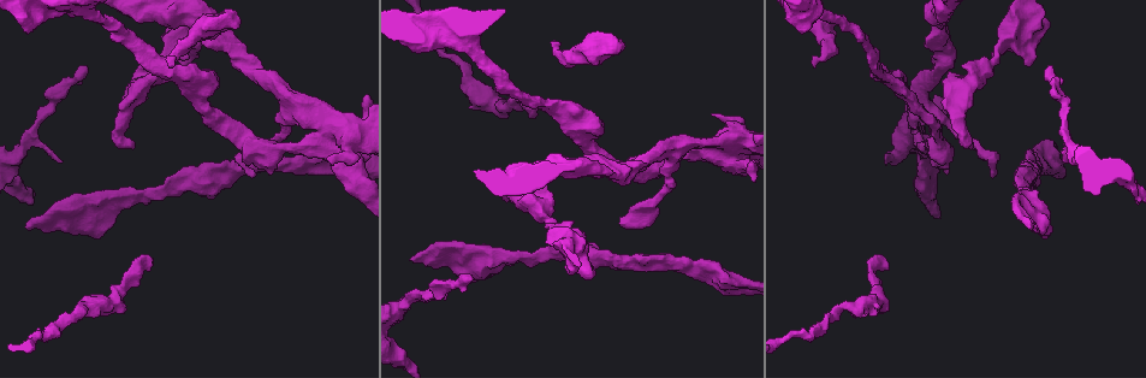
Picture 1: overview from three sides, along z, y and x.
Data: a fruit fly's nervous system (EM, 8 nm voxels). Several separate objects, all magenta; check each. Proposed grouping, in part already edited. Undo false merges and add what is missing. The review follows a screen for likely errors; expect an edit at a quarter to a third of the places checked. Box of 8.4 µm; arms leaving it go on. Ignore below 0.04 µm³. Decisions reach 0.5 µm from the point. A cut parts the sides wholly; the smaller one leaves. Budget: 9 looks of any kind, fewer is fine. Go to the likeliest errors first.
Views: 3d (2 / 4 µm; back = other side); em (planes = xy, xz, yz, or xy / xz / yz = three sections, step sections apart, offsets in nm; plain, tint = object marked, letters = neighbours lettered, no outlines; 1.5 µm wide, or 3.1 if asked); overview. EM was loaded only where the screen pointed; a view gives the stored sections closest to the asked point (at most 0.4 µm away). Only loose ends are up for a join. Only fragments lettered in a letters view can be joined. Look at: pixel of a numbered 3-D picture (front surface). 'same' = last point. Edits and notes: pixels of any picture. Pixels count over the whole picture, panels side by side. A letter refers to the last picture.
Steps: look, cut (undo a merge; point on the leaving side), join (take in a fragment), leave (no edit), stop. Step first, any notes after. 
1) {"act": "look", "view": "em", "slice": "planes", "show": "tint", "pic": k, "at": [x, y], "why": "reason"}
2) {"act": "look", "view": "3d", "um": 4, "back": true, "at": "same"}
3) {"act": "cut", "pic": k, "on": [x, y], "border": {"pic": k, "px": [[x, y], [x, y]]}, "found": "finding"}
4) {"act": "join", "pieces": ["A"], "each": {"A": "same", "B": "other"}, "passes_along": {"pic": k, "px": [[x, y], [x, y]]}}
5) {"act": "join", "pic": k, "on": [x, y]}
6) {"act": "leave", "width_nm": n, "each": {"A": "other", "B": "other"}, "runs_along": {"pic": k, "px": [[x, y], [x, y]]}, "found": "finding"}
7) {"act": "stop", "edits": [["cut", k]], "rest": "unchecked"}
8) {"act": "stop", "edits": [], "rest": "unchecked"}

{"act": "look", "view": "em", "slice": "planes", "show": "tint", "pic": 1, "at": [132, 148], "why": "an open end"}

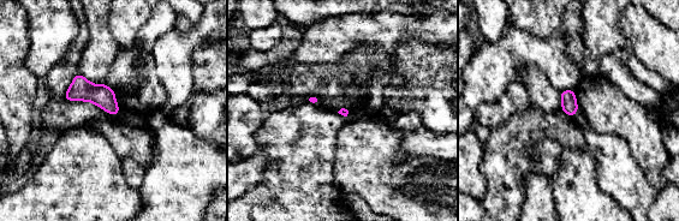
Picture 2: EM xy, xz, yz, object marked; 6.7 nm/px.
{"act": "look", "view": "em", "slice": "planes", "show": "letters", "at": "same"}

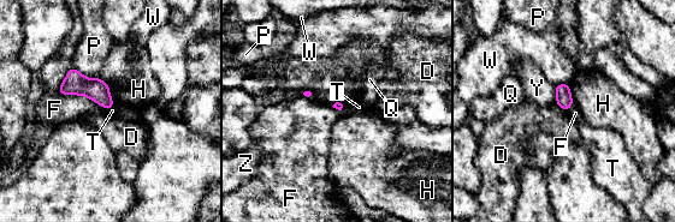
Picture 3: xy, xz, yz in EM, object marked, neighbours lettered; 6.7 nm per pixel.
{"act": "leave", "longest_contact_nm": ["F", 360], "each": {"D": "other", "F": "other", "H": "other", "P": "other", "Q": "other", "T": "other", "W": "other", "Y": "other", "Z": "other"}, "border": {"pic": 3, "px": [[58, 91], [84, 95], [107, 110]]}, "found": "none of them fits"}

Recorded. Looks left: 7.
{"act": "look", "view": "em", "slice": "planes", "show": "letters", "pic": 1, "at": [467, 279], "why": "free end"}

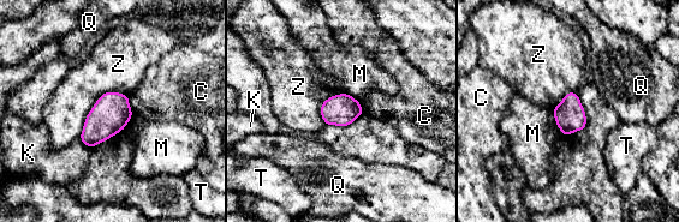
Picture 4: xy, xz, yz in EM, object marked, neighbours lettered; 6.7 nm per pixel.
{"act": "leave", "longest_contact_nm": ["Z", 440], "each": {"C": "other", "K": "other", "M": "other", "Q": "other", "T": "other", "Z": "other"}, "border": {"pic": 4, "px": [[127, 95], [105, 91], [78, 137]]}, "found": "no lettered fragment goes on from it"}

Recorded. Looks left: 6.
{"act": "look", "view": "3d", "um": 2, "pic": 1, "at": [170, 65], "why": "an open end"}

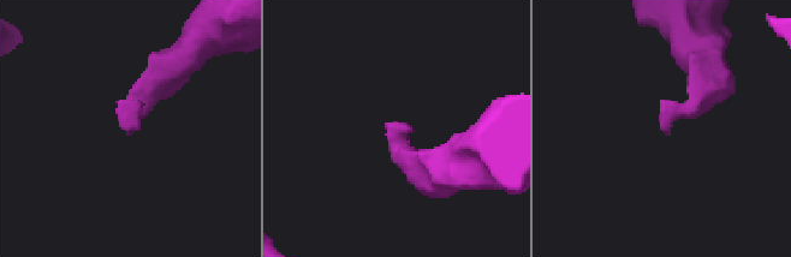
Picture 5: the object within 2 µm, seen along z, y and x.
{"act": "look", "view": "em", "slice": "yz", "step": 8, "show": "tint", "pic": 5, "at": [665, 133], "why": "need the tissue"}

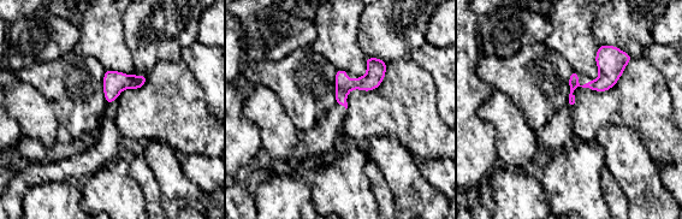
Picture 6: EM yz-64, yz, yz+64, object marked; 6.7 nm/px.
{"act": "look", "view": "em", "slice": "planes", "show": "letters", "at": "same"}

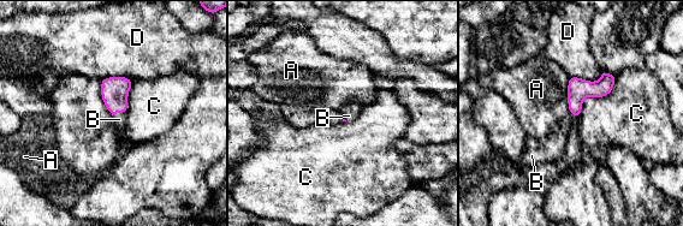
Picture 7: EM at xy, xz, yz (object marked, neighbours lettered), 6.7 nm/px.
{"act": "join", "pieces": ["B"], "each": {"A": "other", "B": "same", "C": "other", "D": "other"}, "passes_along": {"pic": 7, "px": [[114, 90], [118, 111], [119, 119]]}, "found": "the neuron continues"}

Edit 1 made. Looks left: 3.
{"act": "look", "view": "3d", "um": 4, "pic": 1, "at": [946, 73], "why": "branch stops here"}

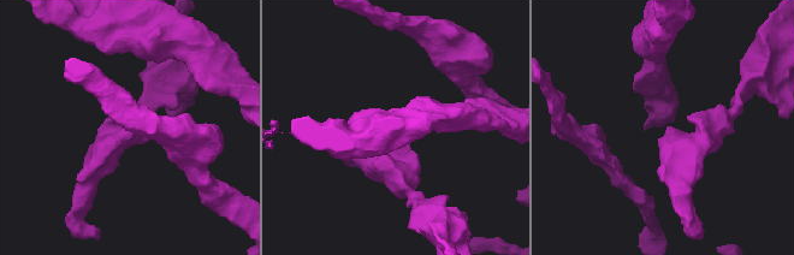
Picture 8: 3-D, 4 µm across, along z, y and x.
{"act": "look", "view": "em", "slice": "planes", "show": "letters", "pic": 8, "at": [668, 127], "why": "shape alone is not enough"}

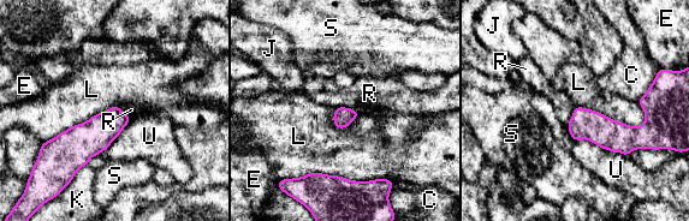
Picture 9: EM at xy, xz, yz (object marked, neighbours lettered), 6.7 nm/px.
{"act": "leave", "each": {"C": "other", "E": "other", "J": "other", "K": "other", "L": "other", "R": "other", "S": "other", "U": "other"}, "border": {"pic": 9, "px": [[336, 107], [349, 107], [358, 113]]}, "found": "no lettered fragment goes on from it"}

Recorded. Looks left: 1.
{"act": "stop", "edits": [["join", 7]], "rest": "unchecked"}

